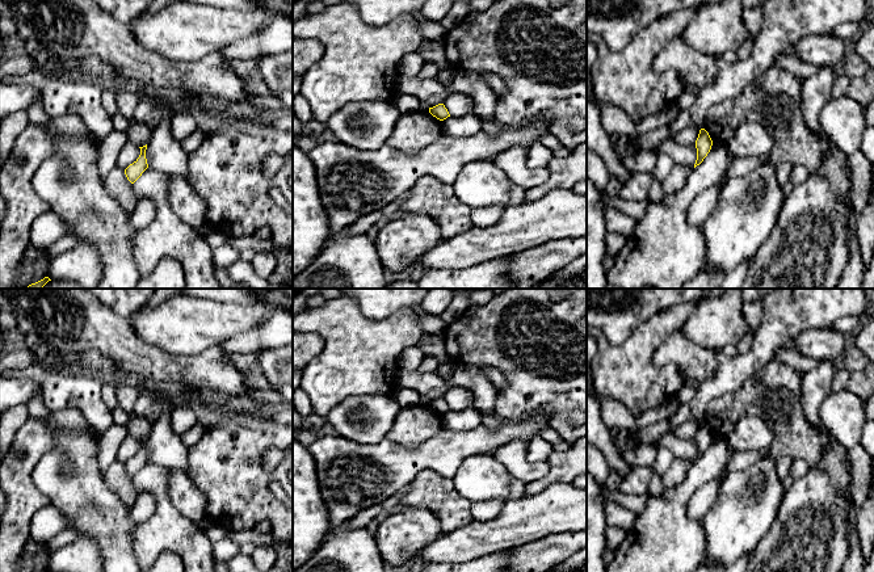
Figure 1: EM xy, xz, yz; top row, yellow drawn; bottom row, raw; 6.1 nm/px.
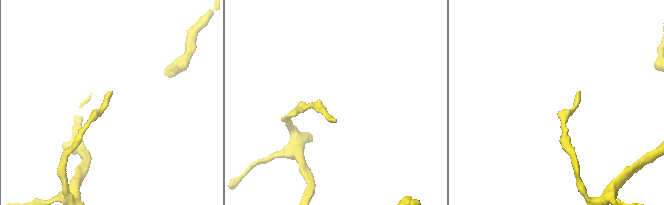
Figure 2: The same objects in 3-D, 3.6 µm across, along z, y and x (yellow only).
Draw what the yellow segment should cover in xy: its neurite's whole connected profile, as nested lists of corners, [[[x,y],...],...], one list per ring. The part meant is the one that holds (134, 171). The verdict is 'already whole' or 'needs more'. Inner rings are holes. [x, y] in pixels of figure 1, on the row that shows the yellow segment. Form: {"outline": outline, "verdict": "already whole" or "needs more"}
{"outline": [[[147,144],[139,148],[140,148],[139,157],[125,169],[125,174],[131,184],[134,184],[142,176],[142,173],[148,168],[146,159]]], "verdict": "already whole"}

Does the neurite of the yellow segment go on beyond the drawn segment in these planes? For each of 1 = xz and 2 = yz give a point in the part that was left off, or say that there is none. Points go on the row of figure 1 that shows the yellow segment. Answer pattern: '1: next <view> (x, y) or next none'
1: next none
2: next none

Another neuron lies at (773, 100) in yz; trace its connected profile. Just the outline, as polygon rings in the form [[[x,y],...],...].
[[[772,66],[752,80],[734,100],[709,109],[703,129],[715,143],[728,147],[736,129],[745,122],[760,123],[770,133],[773,147],[766,164],[801,164],[810,174],[823,163],[828,139],[807,127],[802,109],[802,83],[795,73]]]

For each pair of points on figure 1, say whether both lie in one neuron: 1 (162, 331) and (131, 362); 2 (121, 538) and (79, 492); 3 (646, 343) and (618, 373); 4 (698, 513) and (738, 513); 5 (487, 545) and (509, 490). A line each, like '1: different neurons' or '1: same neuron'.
1: different neurons
2: same neuron
3: same neuron
4: different neurons
5: different neurons

